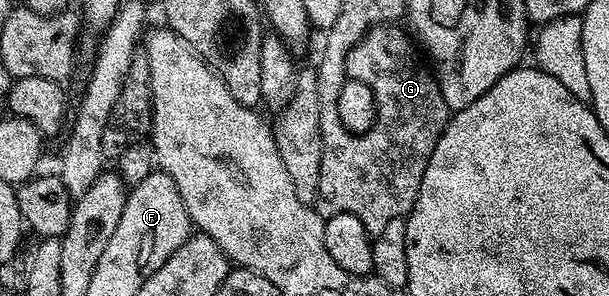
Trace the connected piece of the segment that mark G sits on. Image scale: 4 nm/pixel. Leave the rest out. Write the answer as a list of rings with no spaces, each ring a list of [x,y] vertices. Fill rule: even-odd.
[[[403,27],[399,32],[392,29],[374,34],[374,50],[376,80],[370,80],[369,88],[375,96],[375,124],[366,133],[360,134],[360,146],[328,146],[328,150],[322,150],[322,172],[318,176],[319,213],[331,216],[350,212],[362,220],[370,236],[382,232],[390,220],[404,218],[412,211],[422,188],[422,176],[426,176],[426,164],[430,164],[430,156],[434,152],[434,144],[438,144],[438,136],[442,136],[452,115],[442,97],[435,73],[413,37]]]

